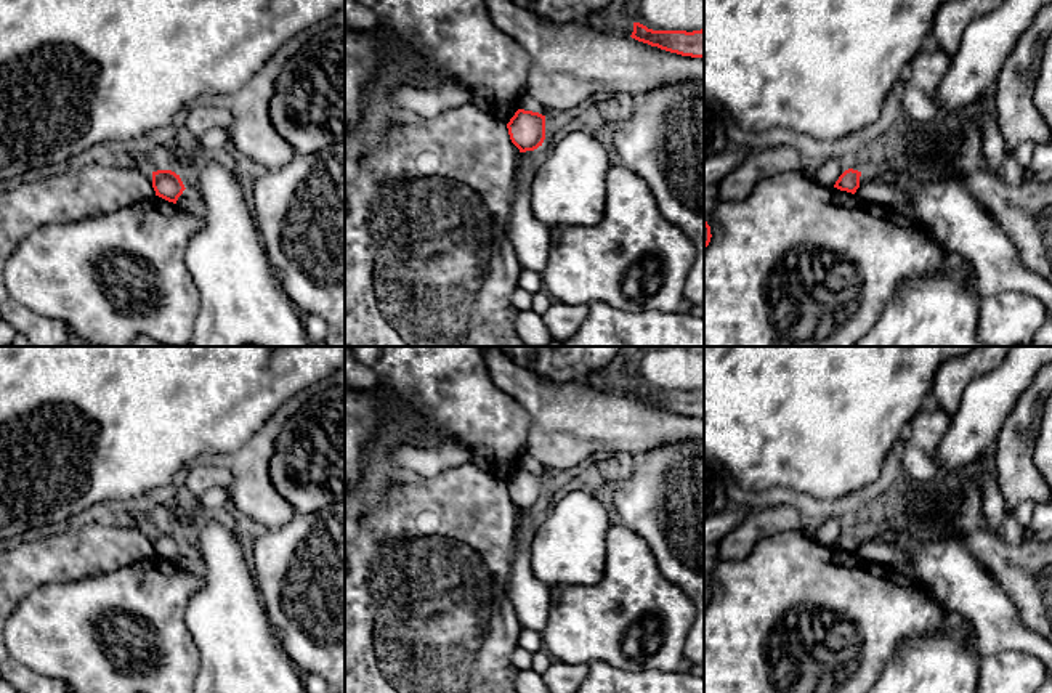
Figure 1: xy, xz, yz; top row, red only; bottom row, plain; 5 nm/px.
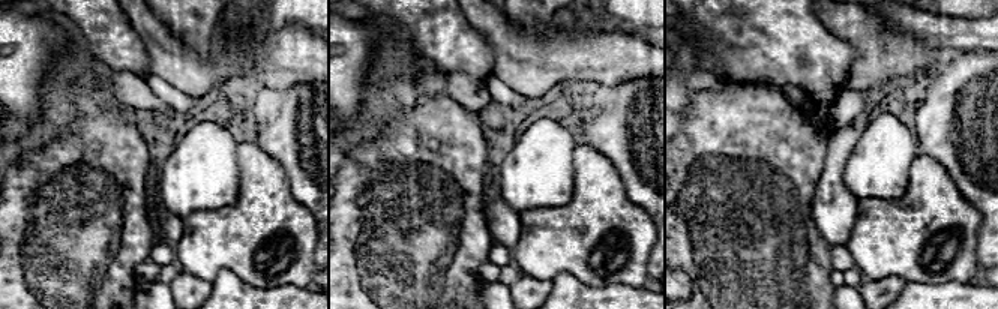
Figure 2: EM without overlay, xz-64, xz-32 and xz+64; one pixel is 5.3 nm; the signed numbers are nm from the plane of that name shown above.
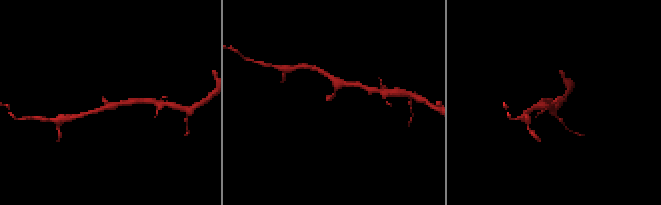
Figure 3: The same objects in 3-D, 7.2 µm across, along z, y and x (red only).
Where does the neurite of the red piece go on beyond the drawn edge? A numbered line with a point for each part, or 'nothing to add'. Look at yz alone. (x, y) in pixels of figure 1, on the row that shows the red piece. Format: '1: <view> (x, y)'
nothing to add

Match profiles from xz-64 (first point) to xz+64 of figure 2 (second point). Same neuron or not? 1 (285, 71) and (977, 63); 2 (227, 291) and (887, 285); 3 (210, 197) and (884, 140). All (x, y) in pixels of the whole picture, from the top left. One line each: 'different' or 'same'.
1: different
2: different
3: same

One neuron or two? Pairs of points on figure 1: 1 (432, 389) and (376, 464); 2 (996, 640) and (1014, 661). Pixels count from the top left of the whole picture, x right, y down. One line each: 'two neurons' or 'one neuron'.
1: two neurons
2: two neurons

